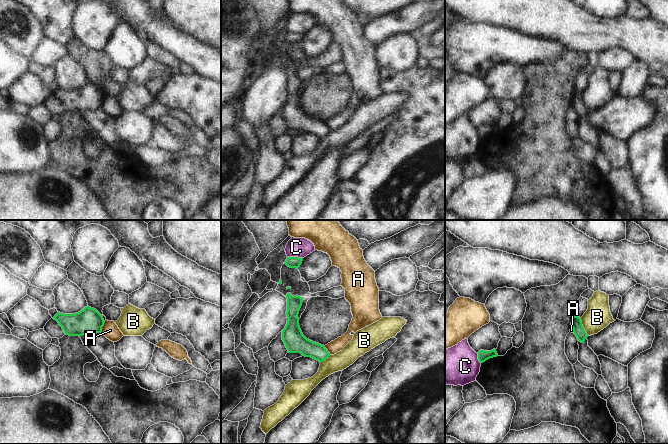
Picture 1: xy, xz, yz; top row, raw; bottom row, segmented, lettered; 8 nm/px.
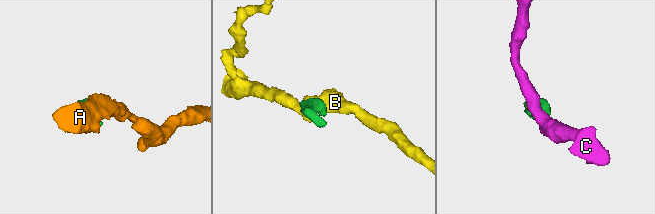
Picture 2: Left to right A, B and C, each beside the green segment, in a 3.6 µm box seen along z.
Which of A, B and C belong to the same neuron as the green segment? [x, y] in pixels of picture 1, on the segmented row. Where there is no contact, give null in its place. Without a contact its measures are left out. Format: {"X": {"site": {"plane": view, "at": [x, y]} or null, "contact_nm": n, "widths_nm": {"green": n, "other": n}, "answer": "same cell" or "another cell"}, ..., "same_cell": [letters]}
{"A": {"site": {"plane": "xy", "at": [102, 326]}, "contact_nm": 100, "widths_nm": {"green": 200, "other": 140}, "answer": "another cell"}, "B": {"site": {"plane": "yz", "at": [583, 327]}, "contact_nm": 160, "widths_nm": {"green": 90, "other": 200}, "answer": "another cell"}, "C": {"site": {"plane": "xz", "at": [295, 257]}, "contact_nm": 130, "widths_nm": {"green": 100, "other": 160}, "answer": "another cell"}, "same_cell": []}

